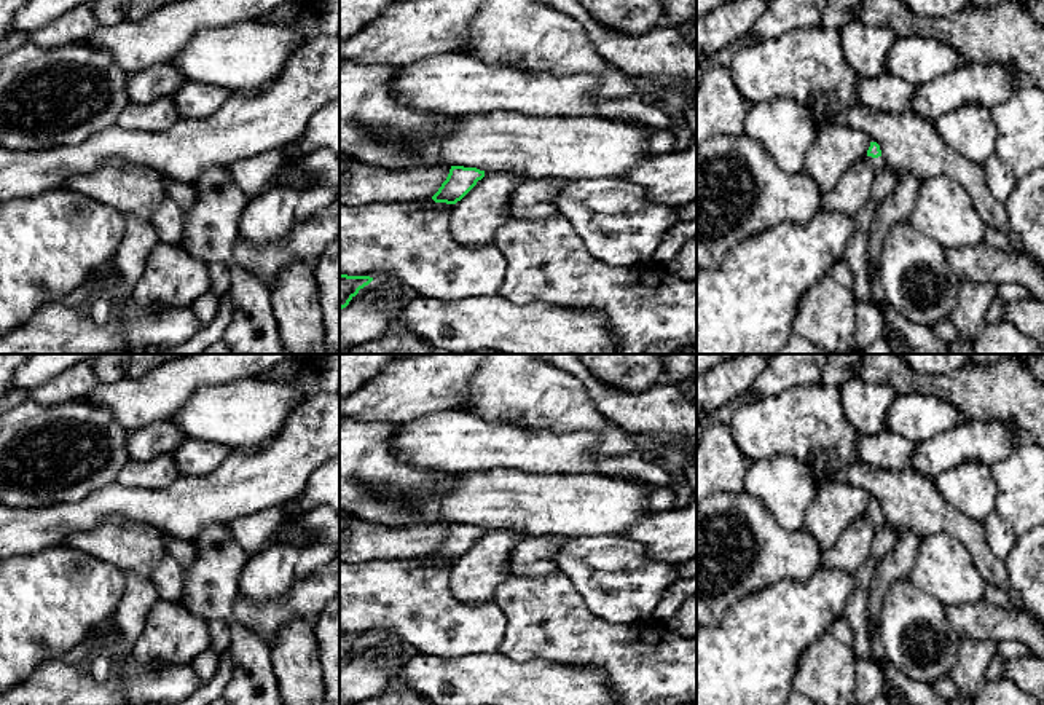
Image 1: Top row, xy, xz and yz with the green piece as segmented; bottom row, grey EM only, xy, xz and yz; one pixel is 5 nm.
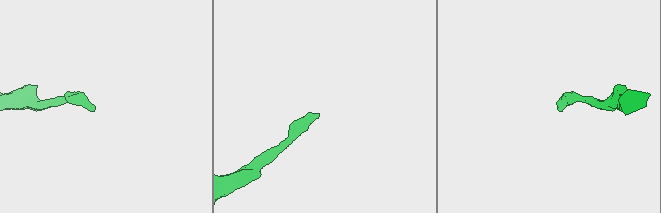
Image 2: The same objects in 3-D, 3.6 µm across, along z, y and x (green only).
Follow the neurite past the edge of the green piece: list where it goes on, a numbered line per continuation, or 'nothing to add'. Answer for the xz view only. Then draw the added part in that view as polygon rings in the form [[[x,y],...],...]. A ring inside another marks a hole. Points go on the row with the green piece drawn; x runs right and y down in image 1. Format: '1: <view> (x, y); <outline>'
nothing to add

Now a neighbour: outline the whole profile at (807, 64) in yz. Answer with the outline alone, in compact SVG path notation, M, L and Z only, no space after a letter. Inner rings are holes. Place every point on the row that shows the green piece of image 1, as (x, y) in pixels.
M802 27L778 38L754 40L738 49L728 69L748 104L791 97L810 113L818 129L835 123L840 110L861 104L858 96L861 77L843 54L838 29Z

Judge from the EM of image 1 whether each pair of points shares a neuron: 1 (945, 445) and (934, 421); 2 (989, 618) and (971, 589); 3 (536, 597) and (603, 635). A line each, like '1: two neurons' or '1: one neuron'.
1: two neurons
2: two neurons
3: one neuron

